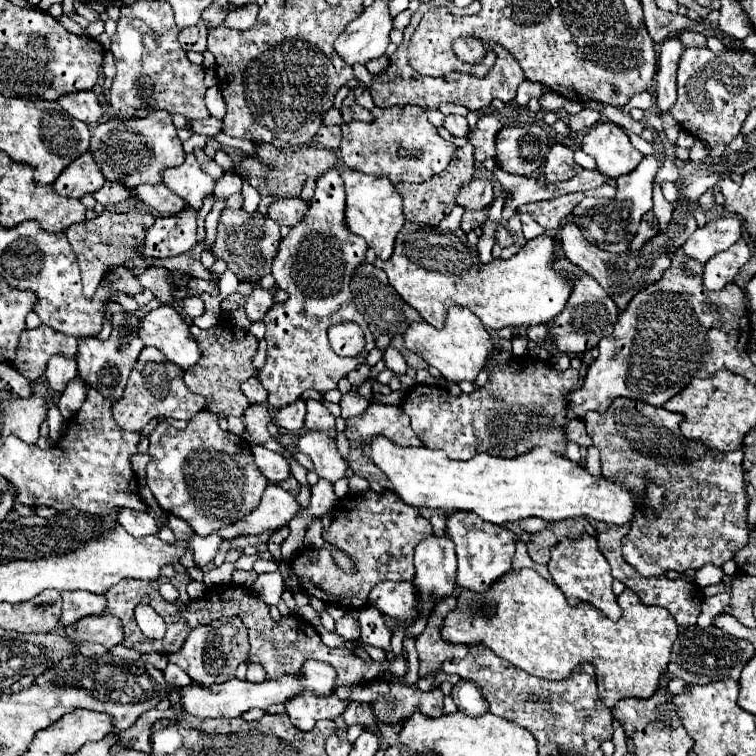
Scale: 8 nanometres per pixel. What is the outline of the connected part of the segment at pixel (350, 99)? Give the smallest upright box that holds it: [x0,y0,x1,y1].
[341,91,373,123]

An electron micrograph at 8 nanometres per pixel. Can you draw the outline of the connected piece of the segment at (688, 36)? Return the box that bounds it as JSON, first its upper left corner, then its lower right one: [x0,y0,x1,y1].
[679,31,707,47]

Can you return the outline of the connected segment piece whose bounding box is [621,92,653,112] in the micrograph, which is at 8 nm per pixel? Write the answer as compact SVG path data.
M642 92L635 94L627 105L621 107L621 109L630 112L633 108L640 108L642 110L649 109L653 104L652 95L648 92Z

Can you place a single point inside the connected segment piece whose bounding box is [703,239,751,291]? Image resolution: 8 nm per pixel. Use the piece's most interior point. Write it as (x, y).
(721, 270)

